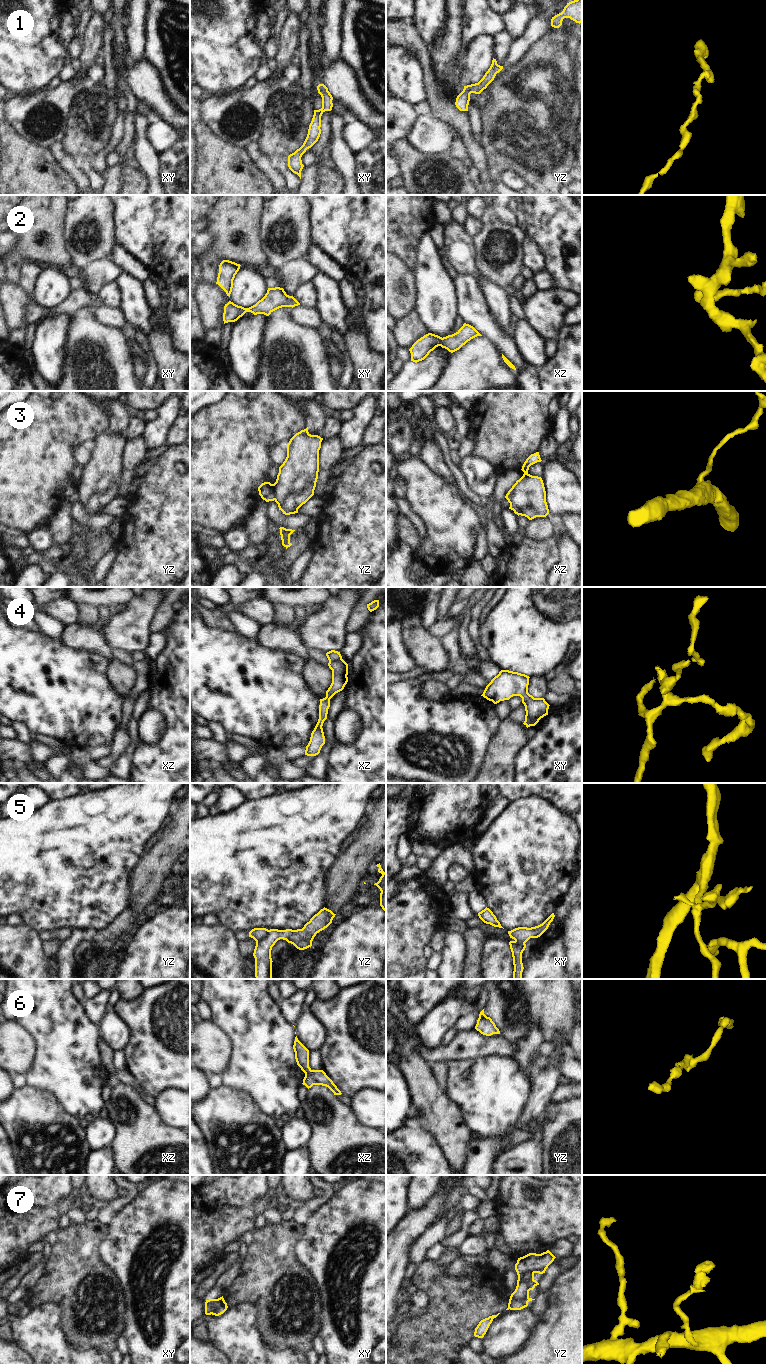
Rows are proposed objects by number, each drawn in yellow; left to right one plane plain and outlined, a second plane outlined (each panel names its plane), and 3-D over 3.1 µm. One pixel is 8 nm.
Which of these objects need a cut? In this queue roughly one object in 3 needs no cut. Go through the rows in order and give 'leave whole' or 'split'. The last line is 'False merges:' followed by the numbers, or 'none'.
1: leave whole
2: leave whole
3: split
4: split
5: split
6: split
7: leave whole
False merges: 3, 4, 5, 6

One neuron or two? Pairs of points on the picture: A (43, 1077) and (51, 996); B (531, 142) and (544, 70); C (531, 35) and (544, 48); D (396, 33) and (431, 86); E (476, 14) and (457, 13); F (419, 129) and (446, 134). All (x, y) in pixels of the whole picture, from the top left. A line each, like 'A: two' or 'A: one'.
A: one
B: one
C: two
D: one
E: two
F: one

